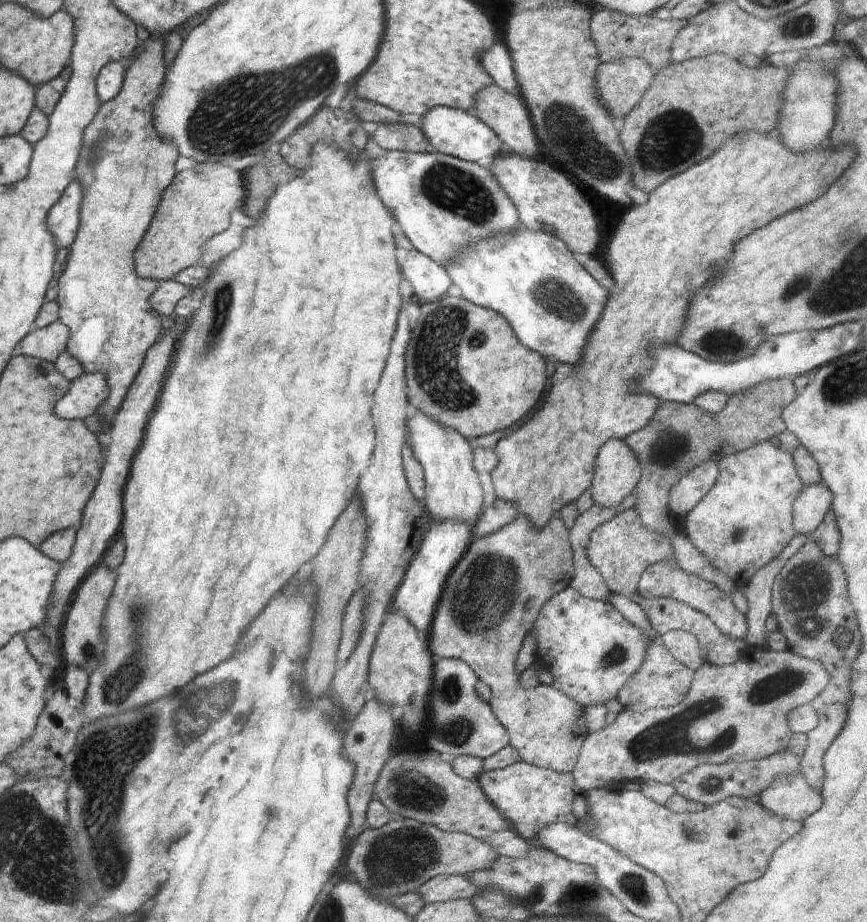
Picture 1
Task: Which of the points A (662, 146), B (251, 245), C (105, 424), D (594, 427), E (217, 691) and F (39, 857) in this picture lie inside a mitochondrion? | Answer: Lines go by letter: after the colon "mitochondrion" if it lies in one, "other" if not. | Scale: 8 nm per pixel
A: mitochondrion
B: other
C: other
D: other
E: mitochondrion
F: mitochondrion

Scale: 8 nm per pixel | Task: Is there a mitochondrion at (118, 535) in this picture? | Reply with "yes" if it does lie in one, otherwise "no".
no

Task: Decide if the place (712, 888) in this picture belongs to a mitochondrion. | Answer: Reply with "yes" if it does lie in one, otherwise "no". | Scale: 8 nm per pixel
no

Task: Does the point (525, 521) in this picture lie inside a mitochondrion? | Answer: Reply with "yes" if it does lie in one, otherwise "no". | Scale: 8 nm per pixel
no

